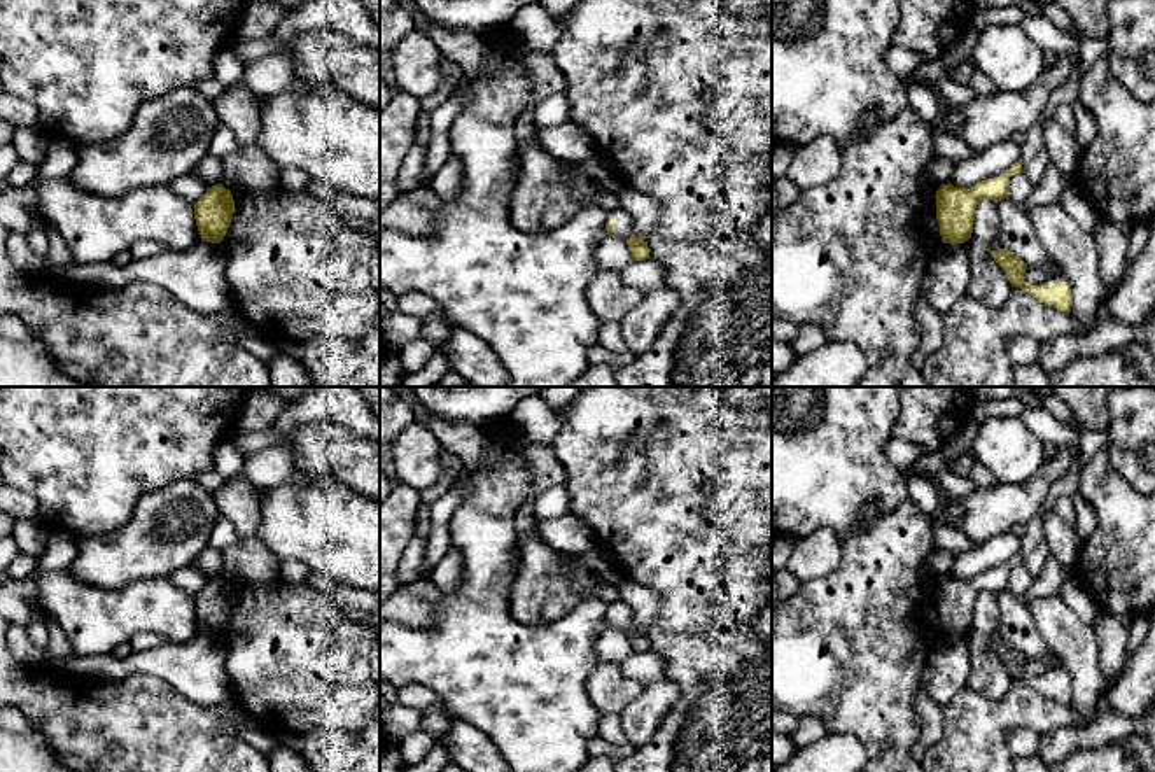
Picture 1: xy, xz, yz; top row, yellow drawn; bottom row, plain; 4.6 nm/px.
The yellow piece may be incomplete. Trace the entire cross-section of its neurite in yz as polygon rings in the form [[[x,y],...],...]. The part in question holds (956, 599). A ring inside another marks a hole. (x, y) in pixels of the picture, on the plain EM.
[[[1022,553],[1003,567],[982,572],[976,578],[954,579],[950,574],[936,583],[936,613],[943,635],[964,635],[971,630],[975,600],[982,592],[996,595],[1008,590],[1010,571],[1022,564]]]

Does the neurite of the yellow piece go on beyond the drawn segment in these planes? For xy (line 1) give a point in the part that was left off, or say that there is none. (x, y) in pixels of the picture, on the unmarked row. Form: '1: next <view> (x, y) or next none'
1: next none

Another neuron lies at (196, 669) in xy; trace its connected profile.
[[[200,632],[187,642],[166,642],[128,658],[112,655],[49,658],[44,663],[58,672],[94,681],[119,681],[133,672],[154,674],[200,705],[217,705],[233,697],[226,670],[226,641]]]

